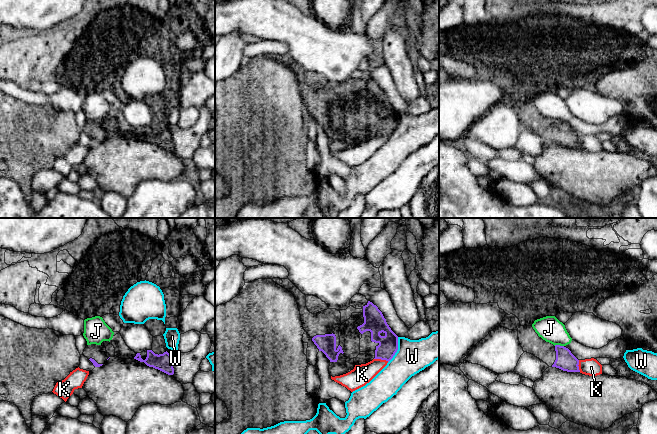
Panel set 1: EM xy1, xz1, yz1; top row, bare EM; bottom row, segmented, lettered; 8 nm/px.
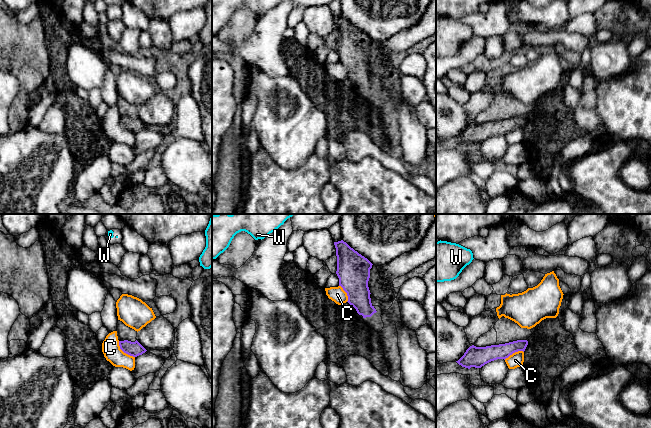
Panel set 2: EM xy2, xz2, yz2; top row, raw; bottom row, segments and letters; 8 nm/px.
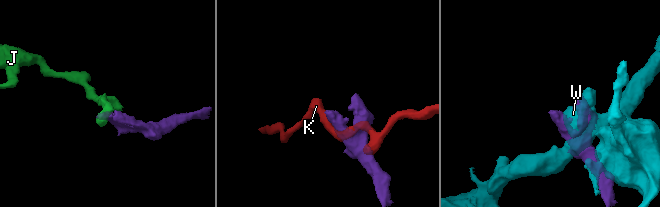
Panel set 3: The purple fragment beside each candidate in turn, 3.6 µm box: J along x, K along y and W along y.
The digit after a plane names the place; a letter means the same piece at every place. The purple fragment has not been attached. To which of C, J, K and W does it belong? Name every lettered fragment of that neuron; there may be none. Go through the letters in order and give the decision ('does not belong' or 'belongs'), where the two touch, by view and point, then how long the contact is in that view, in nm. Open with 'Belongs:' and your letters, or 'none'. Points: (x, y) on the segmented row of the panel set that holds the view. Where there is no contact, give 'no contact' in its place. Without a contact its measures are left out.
Belongs: none
C: does not belong | xy2 (124, 352) | 190 nm
J: does not belong | yz1 (559, 345) | 80 nm
K: does not belong | xz1 (381, 359) | 120 nm
W: does not belong | xz1 (397, 349) | 220 nm

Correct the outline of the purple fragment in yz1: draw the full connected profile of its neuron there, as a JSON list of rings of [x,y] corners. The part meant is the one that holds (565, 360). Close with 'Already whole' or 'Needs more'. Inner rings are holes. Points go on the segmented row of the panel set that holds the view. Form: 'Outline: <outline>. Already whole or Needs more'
Outline: [[[520,326],[517,331],[524,352],[534,355],[549,367],[567,372],[580,372],[579,360],[568,348],[546,342],[538,336],[532,326]]]. Needs more

